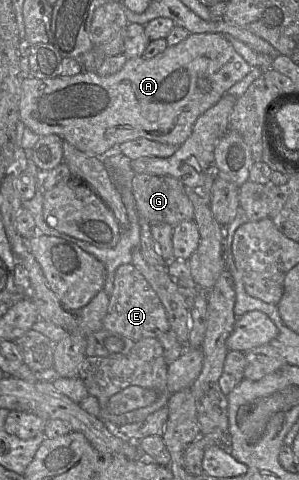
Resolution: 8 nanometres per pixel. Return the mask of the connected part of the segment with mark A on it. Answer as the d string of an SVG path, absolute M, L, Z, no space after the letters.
M193 33L151 59L142 56L128 59L121 70L110 76L83 71L71 77L27 77L21 84L19 117L21 123L37 135L57 135L80 151L100 158L105 158L120 144L138 138L180 146L191 135L198 117L218 103L251 69L223 34Z

